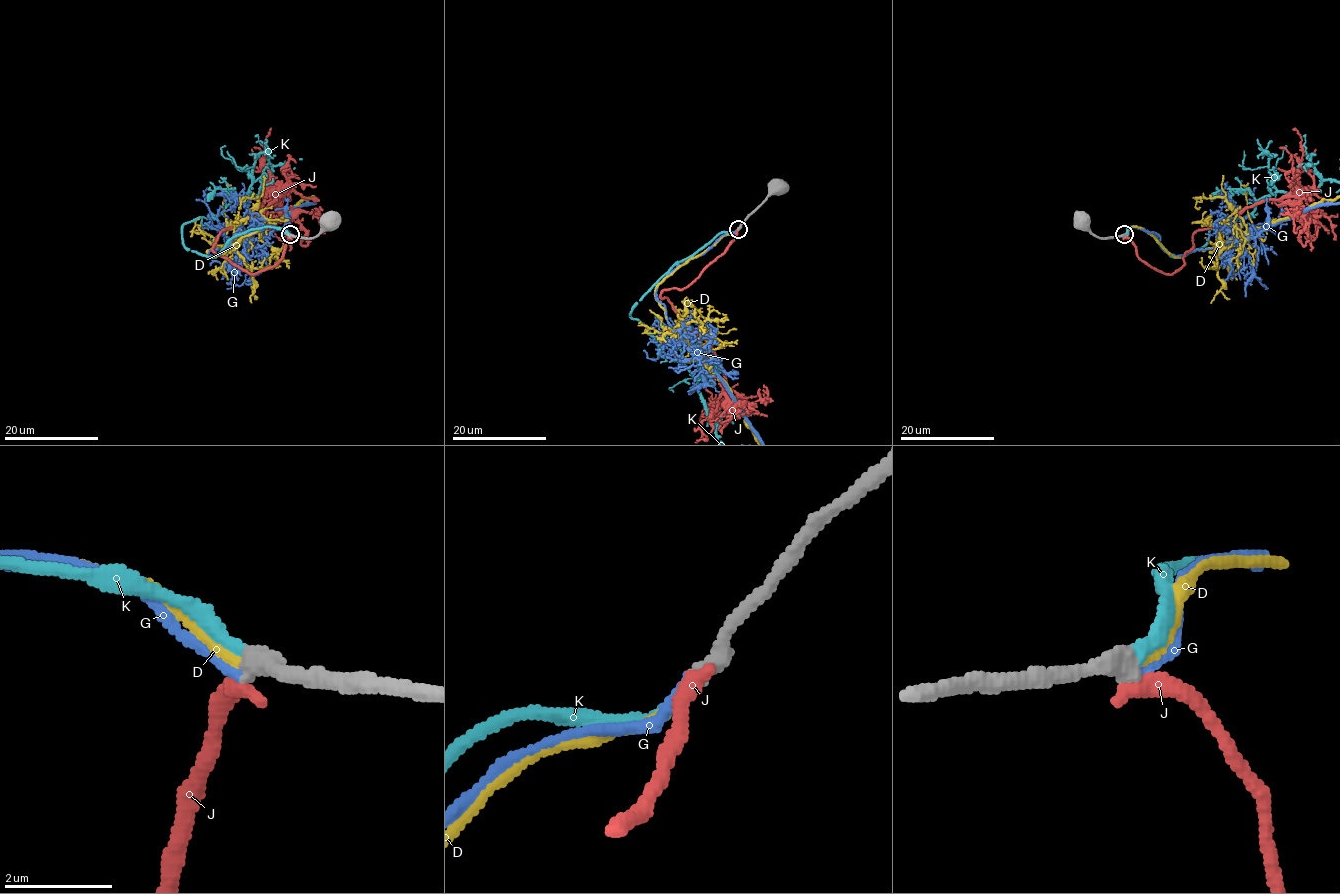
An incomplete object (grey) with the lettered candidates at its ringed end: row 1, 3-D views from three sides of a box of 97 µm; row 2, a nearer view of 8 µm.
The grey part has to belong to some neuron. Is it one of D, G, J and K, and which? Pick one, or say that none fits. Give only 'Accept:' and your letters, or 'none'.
Accept: K

